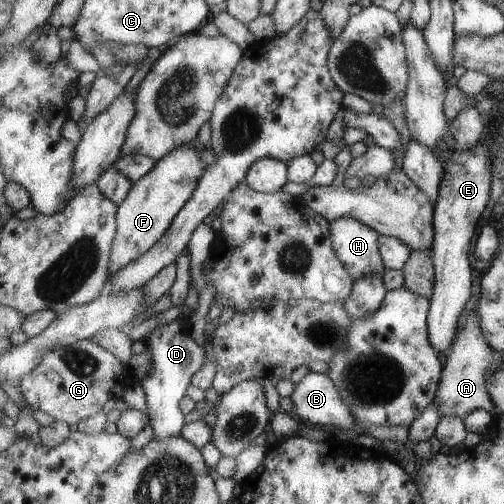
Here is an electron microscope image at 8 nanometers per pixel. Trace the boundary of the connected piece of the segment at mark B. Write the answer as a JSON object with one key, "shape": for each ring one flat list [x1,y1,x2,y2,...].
{"shape":[[309,371,290,395,293,412,302,420,338,429,354,427,355,416,347,402,343,402,334,380,326,374]]}

